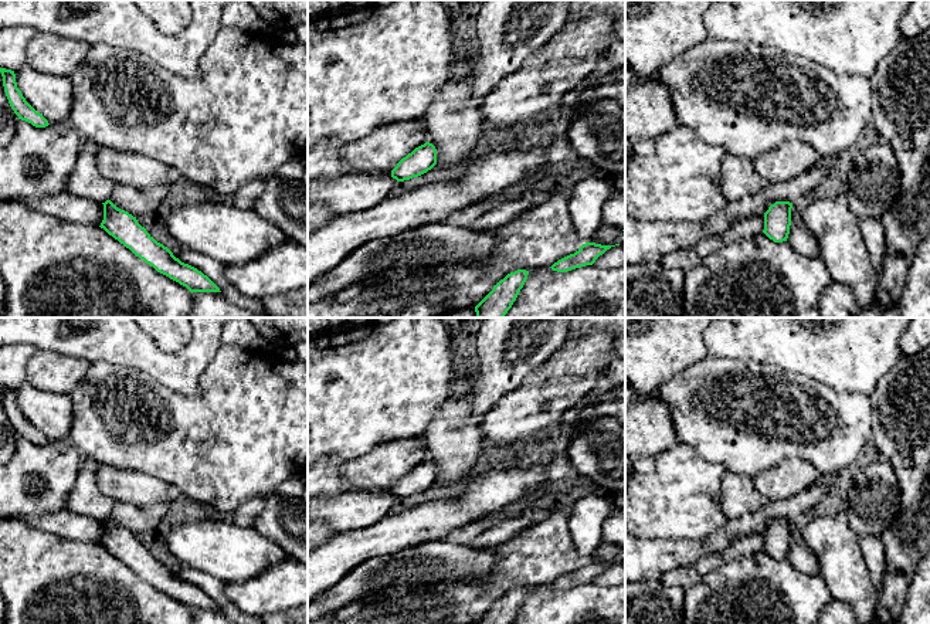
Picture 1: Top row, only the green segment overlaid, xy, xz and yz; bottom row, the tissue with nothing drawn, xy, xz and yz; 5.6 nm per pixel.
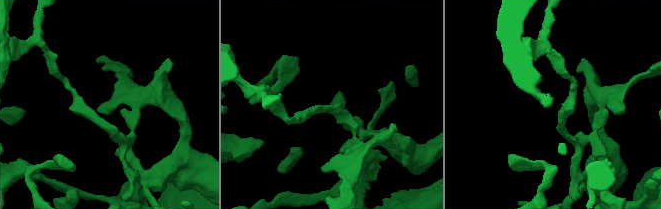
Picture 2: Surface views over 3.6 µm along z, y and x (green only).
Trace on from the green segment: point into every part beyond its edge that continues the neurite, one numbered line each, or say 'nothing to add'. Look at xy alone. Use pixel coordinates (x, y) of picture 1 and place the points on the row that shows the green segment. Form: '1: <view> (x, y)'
nothing to add

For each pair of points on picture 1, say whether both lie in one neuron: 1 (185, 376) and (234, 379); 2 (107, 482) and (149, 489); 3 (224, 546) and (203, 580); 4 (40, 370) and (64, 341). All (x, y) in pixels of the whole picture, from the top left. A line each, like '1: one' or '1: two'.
1: two
2: one
3: two
4: two

